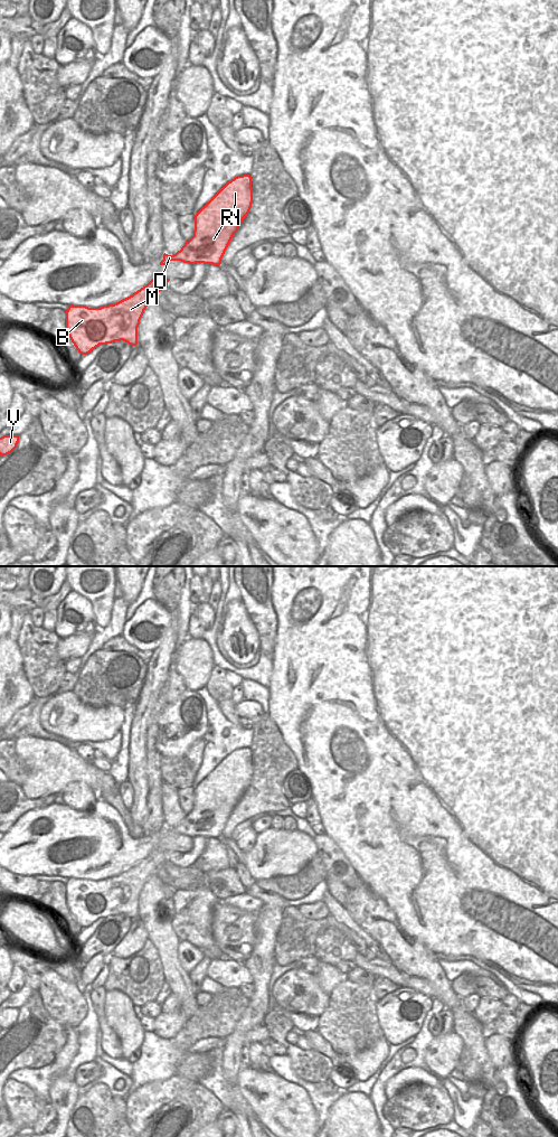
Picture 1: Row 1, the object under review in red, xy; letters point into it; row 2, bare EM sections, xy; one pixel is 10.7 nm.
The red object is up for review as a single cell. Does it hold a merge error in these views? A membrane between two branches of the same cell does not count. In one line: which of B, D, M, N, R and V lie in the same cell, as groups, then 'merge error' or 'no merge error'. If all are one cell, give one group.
B D M N R V | no merge error

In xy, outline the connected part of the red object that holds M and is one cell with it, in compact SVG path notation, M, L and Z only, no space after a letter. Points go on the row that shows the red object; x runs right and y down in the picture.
M165 275L153 278L132 295L101 308L68 306L66 331L82 355L89 354L100 345L125 341L138 345L138 327L148 304L160 291L168 288Z

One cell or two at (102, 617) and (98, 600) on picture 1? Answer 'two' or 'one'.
one

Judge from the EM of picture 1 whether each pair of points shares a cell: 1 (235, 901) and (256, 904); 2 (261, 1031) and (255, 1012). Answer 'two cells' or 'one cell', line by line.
1: one cell
2: two cells

